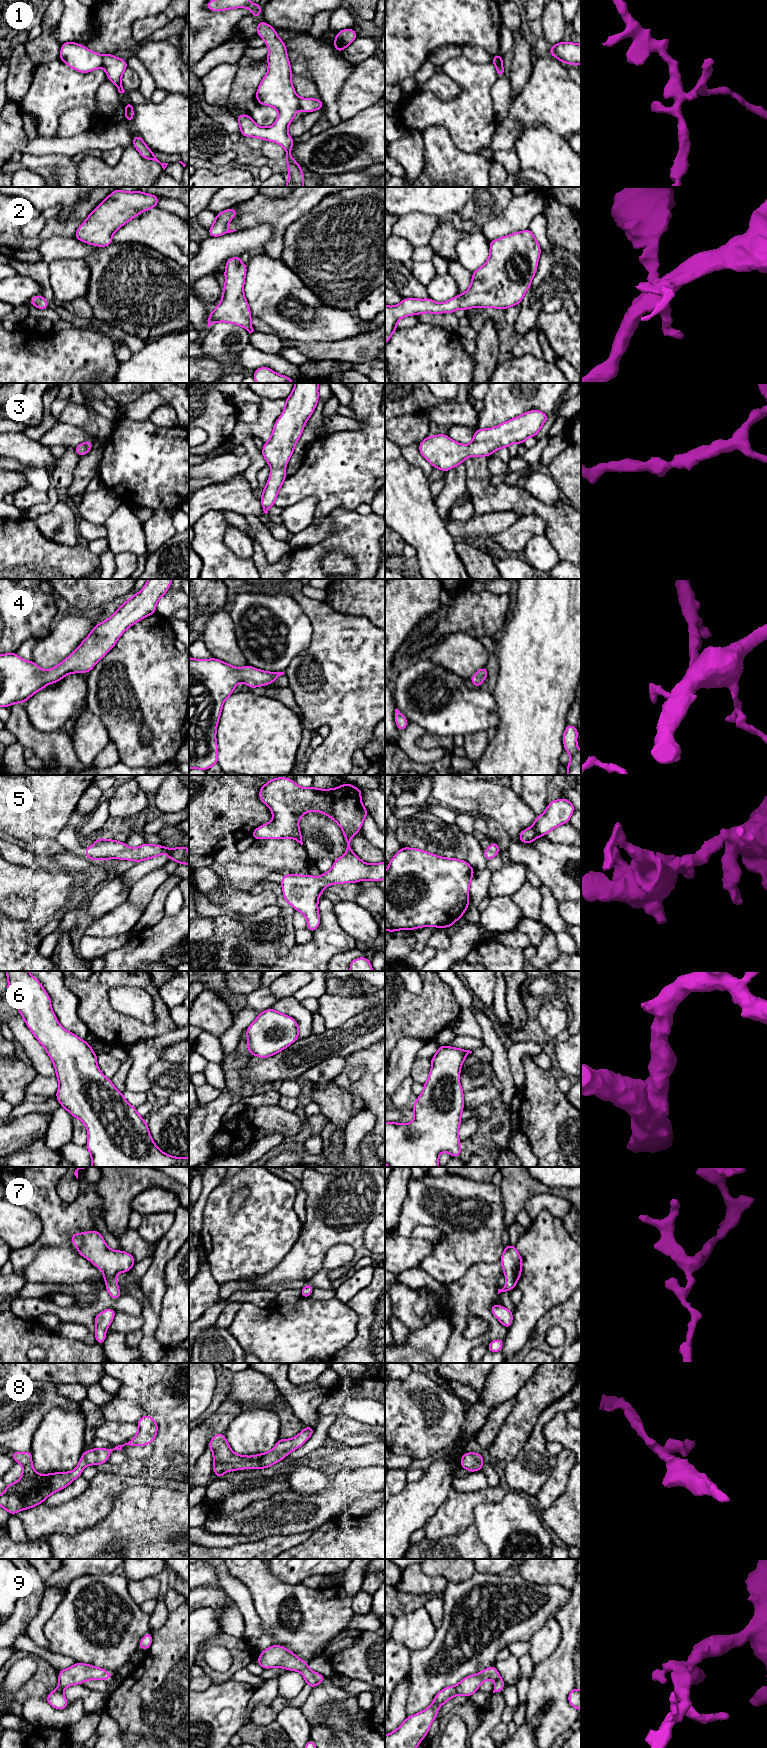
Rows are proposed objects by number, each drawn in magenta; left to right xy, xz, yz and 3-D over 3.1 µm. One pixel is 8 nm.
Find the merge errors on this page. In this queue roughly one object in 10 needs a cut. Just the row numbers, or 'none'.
1

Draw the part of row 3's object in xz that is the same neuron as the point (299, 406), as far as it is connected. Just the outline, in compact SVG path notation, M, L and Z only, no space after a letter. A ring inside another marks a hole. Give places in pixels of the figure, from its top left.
M295 383L293 391L285 400L281 416L276 420L270 439L264 443L261 452L270 465L269 479L262 491L260 502L264 513L268 513L279 490L287 478L285 467L293 455L304 425L313 414L319 401L319 383Z

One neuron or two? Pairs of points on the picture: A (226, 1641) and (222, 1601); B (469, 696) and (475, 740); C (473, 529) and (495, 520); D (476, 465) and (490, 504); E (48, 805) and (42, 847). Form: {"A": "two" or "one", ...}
{"A": "two", "B": "two", "C": "one", "D": "one", "E": "two"}

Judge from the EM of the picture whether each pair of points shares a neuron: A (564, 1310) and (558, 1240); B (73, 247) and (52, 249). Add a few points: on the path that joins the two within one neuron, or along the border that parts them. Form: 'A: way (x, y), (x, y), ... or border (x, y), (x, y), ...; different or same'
A: border (570, 1295), (543, 1315); different
B: way (68, 248), (57, 248); same

